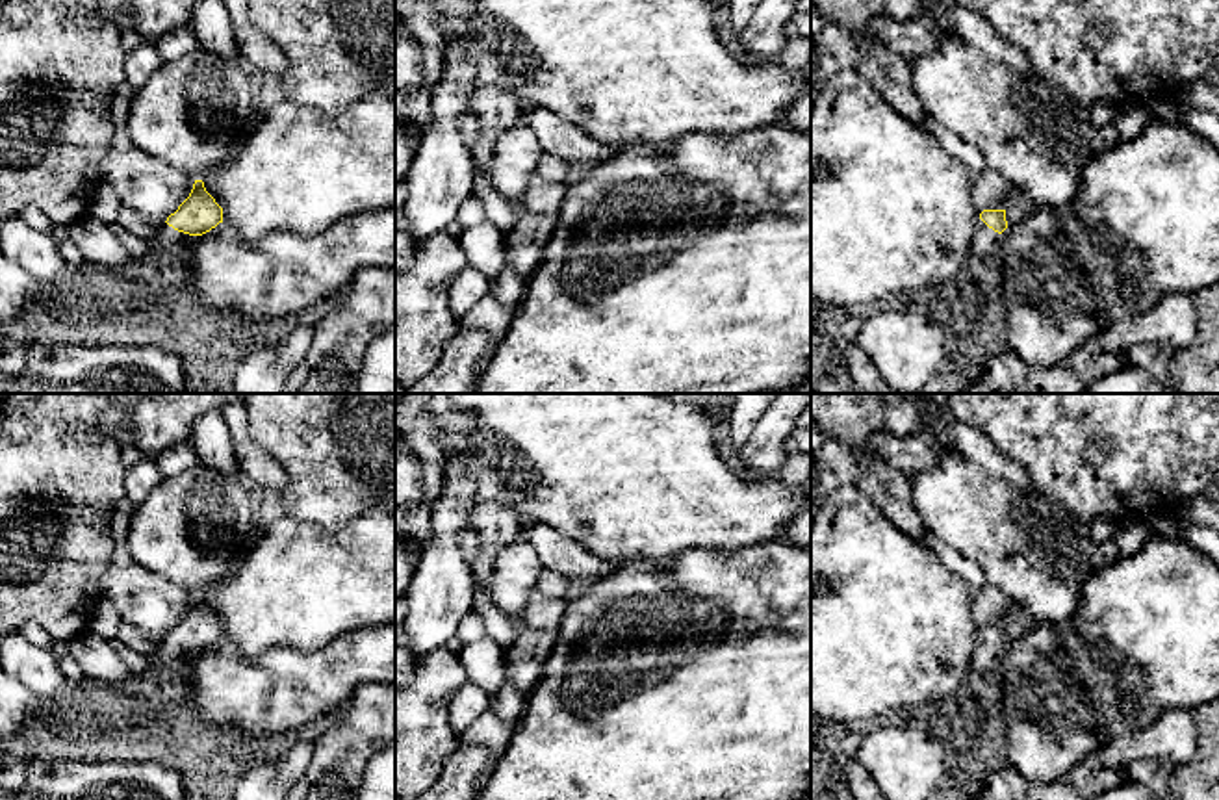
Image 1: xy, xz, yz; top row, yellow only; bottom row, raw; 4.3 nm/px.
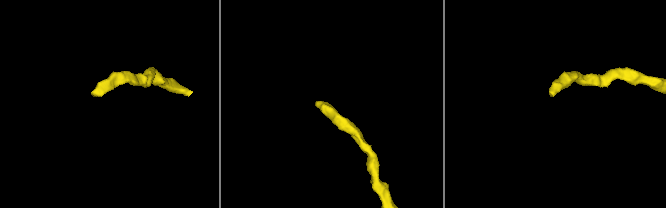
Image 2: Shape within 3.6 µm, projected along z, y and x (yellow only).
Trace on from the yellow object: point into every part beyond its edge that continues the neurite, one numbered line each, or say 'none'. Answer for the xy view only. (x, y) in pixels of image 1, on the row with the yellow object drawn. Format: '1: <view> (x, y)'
1: xy (166, 240)

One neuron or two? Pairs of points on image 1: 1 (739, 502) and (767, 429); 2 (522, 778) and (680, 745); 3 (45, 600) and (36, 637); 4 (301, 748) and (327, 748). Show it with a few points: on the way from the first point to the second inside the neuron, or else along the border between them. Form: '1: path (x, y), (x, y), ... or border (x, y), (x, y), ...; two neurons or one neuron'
1: border (776, 474), (756, 477); two neurons
2: path (561, 778), (629, 776), (641, 765); one neuron
3: border (19, 628), (26, 622), (38, 622), (54, 639); two neurons
4: border (314, 745), (314, 754), (301, 773); two neurons

